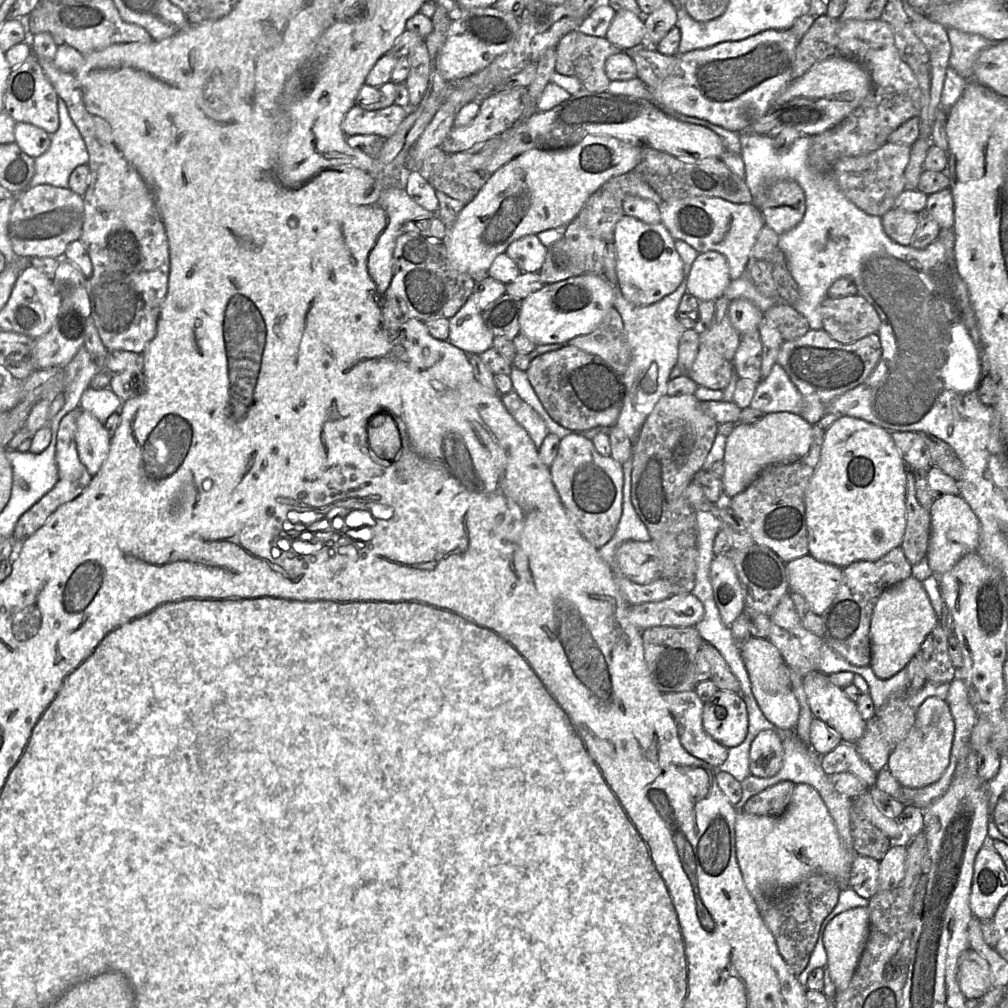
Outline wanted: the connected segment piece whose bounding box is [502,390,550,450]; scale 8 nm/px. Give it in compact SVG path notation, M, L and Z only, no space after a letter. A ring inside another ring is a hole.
M514 390L502 395L502 402L511 416L527 431L539 450L549 429L540 415Z

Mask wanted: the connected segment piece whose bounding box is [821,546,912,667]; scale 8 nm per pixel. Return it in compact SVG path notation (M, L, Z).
M900 546L877 561L857 561L844 567L837 594L831 605L821 615L825 644L855 666L869 665L870 624L874 607L884 590L907 579L911 574L912 567Z

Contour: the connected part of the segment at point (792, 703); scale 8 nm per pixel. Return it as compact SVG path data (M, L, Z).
M751 636L739 644L753 695L766 718L782 732L794 731L799 719L799 702L791 684L791 669L777 647L768 639Z

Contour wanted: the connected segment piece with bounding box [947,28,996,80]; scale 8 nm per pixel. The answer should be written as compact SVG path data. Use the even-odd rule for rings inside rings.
M947 29L951 44L950 66L963 78L972 79L973 68L980 53L996 41L981 35Z

